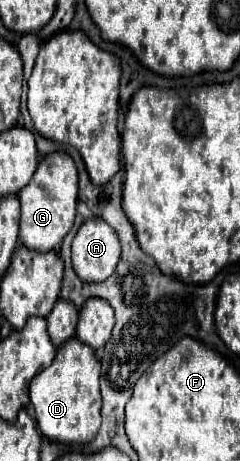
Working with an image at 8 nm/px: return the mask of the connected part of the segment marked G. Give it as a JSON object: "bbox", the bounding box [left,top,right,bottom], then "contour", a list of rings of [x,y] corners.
{"bbox":[19,152,77,252],"contour":[[[53,152],[45,156],[33,180],[19,192],[21,200],[21,230],[19,242],[31,250],[49,252],[59,250],[65,234],[71,230],[75,222],[75,208],[77,208],[77,168],[71,156],[65,152]]]}

